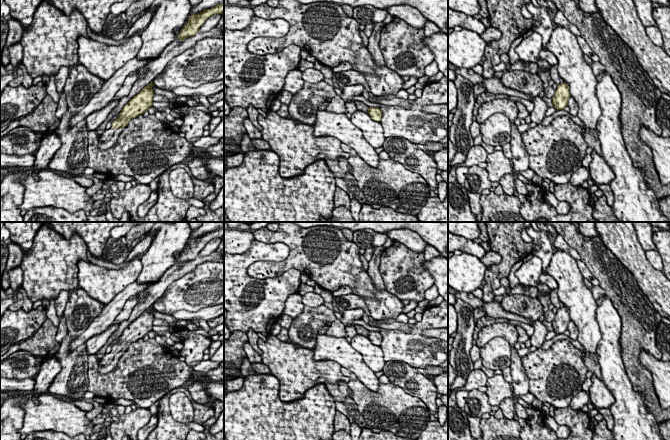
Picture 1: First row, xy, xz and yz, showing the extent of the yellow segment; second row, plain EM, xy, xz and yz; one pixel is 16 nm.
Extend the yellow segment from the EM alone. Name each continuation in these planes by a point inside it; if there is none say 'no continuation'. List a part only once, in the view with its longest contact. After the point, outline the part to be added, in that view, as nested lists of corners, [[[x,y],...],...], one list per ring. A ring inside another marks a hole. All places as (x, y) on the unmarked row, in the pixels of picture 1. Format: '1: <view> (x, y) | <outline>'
1: xy (109, 361) | [[[122,352],[106,353],[99,363],[99,368],[98,368],[99,373],[106,374],[112,371],[116,367],[119,358],[122,356],[122,354],[123,354]]]

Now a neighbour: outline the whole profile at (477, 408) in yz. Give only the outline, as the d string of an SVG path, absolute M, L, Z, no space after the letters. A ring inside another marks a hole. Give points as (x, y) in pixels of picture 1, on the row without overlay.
M478 389L469 391L468 401L465 404L464 411L466 414L474 417L482 417L484 413L490 413L492 406L489 404L487 394Z

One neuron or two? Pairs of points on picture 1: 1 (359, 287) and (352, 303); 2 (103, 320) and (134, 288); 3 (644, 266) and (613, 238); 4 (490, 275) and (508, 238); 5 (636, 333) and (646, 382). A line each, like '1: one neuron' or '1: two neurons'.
1: two neurons
2: one neuron
3: one neuron
4: one neuron
5: one neuron

